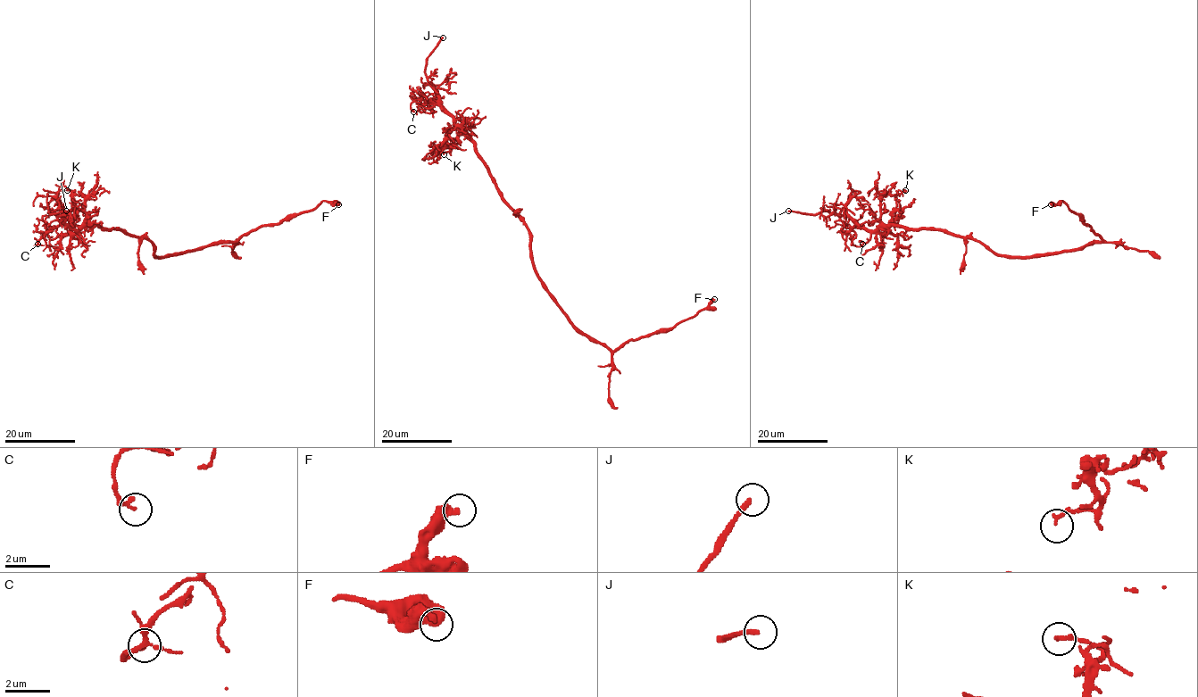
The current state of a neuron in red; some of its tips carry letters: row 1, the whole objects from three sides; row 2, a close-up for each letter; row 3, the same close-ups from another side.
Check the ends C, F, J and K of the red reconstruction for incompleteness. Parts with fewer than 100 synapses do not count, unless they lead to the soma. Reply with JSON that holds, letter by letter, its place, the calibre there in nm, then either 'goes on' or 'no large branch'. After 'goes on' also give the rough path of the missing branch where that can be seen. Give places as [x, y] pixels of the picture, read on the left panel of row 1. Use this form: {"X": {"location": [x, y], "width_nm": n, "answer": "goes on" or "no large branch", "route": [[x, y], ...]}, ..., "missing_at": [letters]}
{"C": {"location": [37, 244], "width_nm": 180, "answer": "no large branch"}, "F": {"location": [338, 204], "width_nm": 340, "answer": "no large branch"}, "J": {"location": [66, 211], "width_nm": 220, "answer": "goes on", "route": [[66, 211], [87, 202], [127, 169], [137, 141], [150, 129]]}, "K": {"location": [67, 190], "width_nm": 150, "answer": "no large branch"}, "missing_at": ["J"]}

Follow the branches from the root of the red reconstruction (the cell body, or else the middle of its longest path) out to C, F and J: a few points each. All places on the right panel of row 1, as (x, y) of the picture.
C: (1002, 254), (947, 231), (902, 226), (867, 230), (856, 225), (848, 233), (854, 244), (862, 244)
F: (1002, 254), (1040, 256), (1072, 251), (1102, 240), (1062, 201), (1051, 204)
J: (1002, 254), (947, 231), (902, 226), (865, 230), (847, 216), (827, 211), (788, 211)

